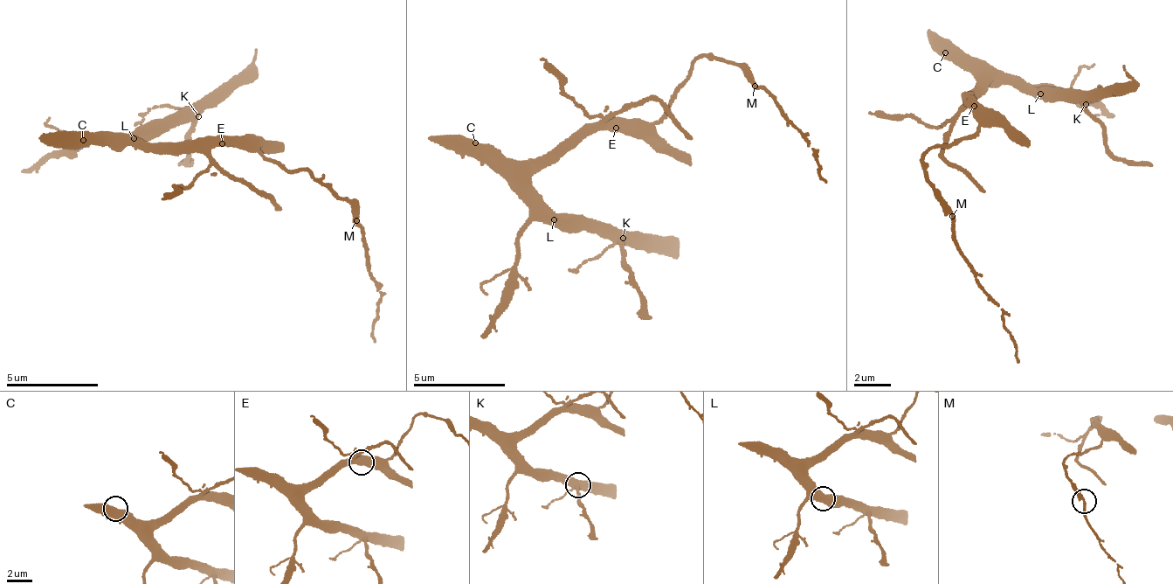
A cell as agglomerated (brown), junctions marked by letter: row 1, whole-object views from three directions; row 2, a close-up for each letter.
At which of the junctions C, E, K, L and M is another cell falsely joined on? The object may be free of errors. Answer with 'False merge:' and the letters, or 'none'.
False merge: none

